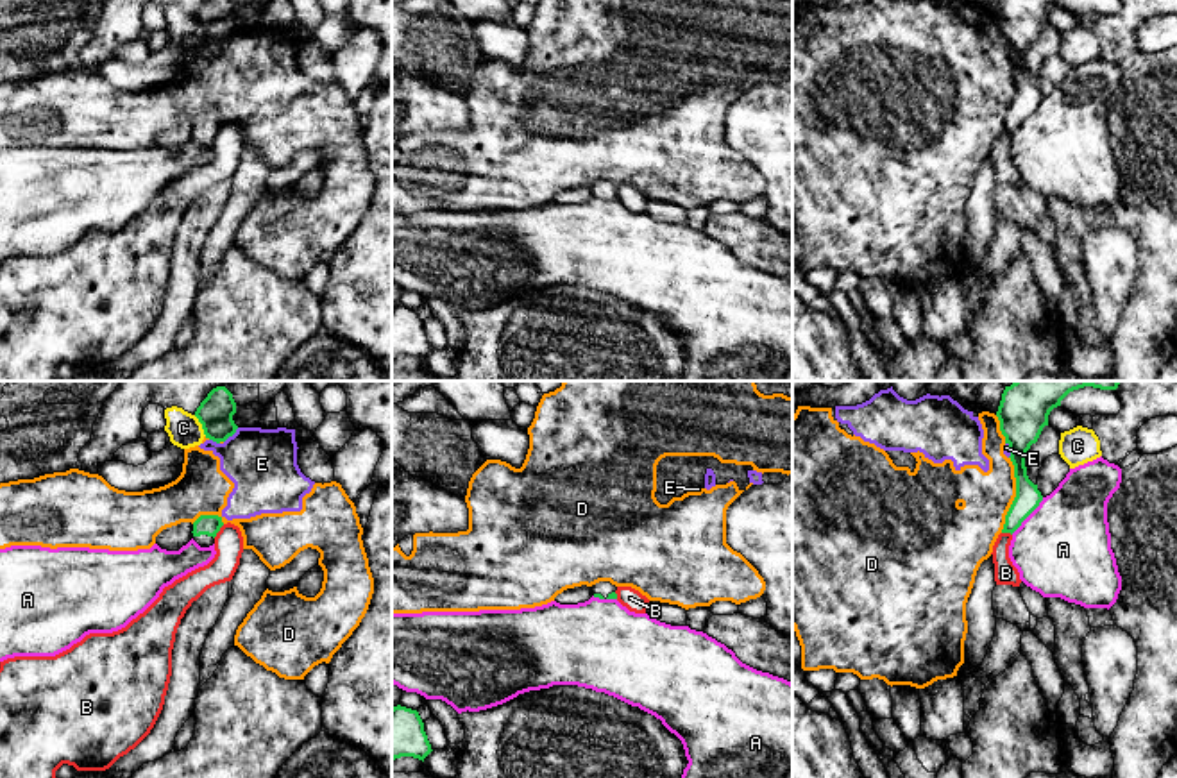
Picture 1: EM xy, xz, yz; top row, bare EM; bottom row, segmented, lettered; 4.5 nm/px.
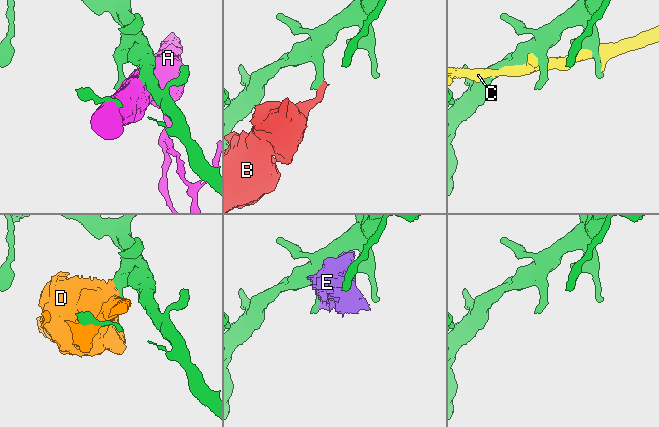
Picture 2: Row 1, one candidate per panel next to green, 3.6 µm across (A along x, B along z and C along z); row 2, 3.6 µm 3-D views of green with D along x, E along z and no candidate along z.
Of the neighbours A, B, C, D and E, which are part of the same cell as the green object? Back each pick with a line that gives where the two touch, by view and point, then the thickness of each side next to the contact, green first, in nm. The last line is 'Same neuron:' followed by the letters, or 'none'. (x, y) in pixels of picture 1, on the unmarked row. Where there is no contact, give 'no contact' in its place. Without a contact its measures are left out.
Same neuron: none

